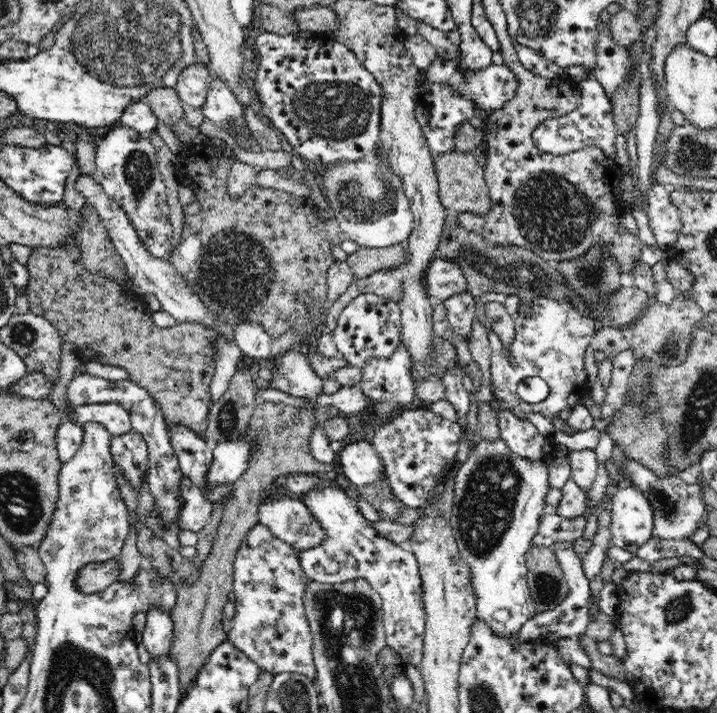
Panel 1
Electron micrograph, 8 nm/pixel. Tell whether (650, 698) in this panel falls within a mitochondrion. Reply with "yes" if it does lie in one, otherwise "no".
no

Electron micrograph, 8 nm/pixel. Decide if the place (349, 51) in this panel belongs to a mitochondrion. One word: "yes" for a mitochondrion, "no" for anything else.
no

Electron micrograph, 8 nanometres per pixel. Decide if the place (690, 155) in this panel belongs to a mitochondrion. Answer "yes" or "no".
yes

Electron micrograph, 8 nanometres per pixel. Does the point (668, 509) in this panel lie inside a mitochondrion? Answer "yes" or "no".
yes

